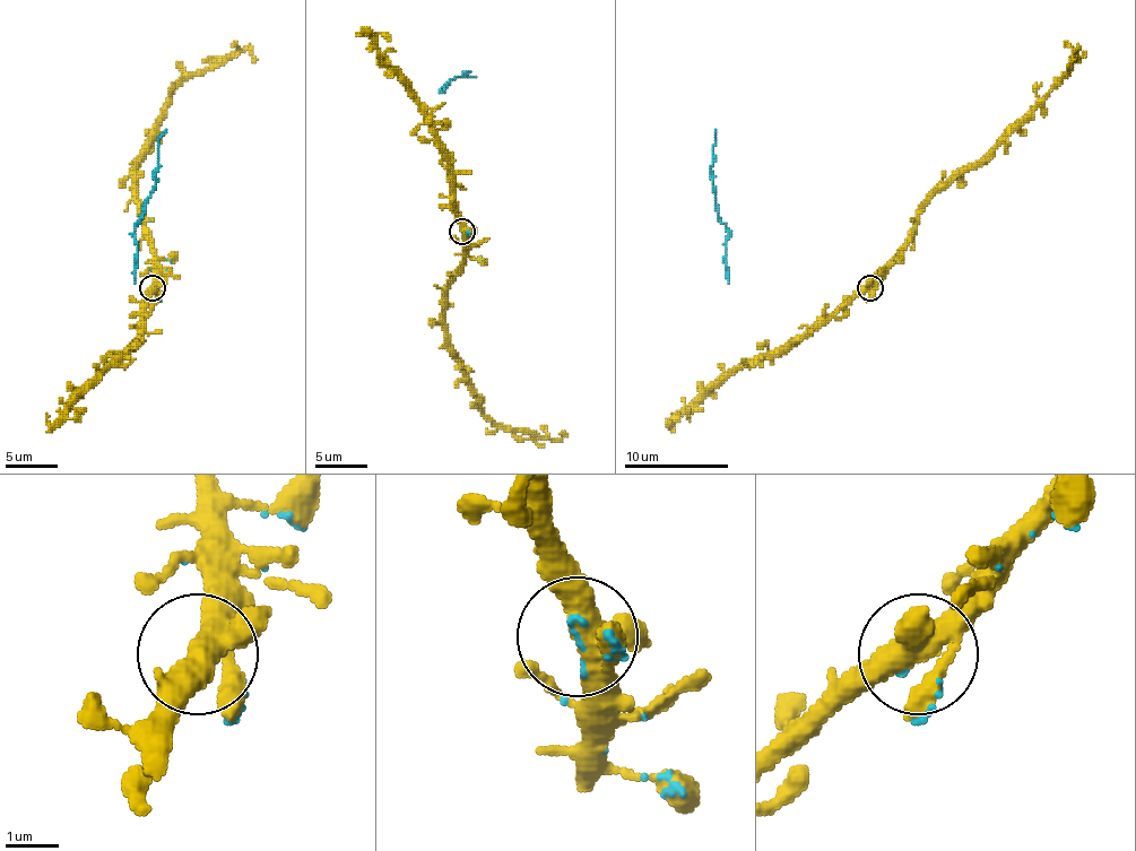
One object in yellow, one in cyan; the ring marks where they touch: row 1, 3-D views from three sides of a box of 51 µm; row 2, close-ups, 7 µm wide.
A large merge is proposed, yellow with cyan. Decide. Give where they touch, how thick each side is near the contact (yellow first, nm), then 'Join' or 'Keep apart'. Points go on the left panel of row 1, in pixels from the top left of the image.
Place: (153, 287). Thickness 440 nm (yellow) against 90 nm. Join

